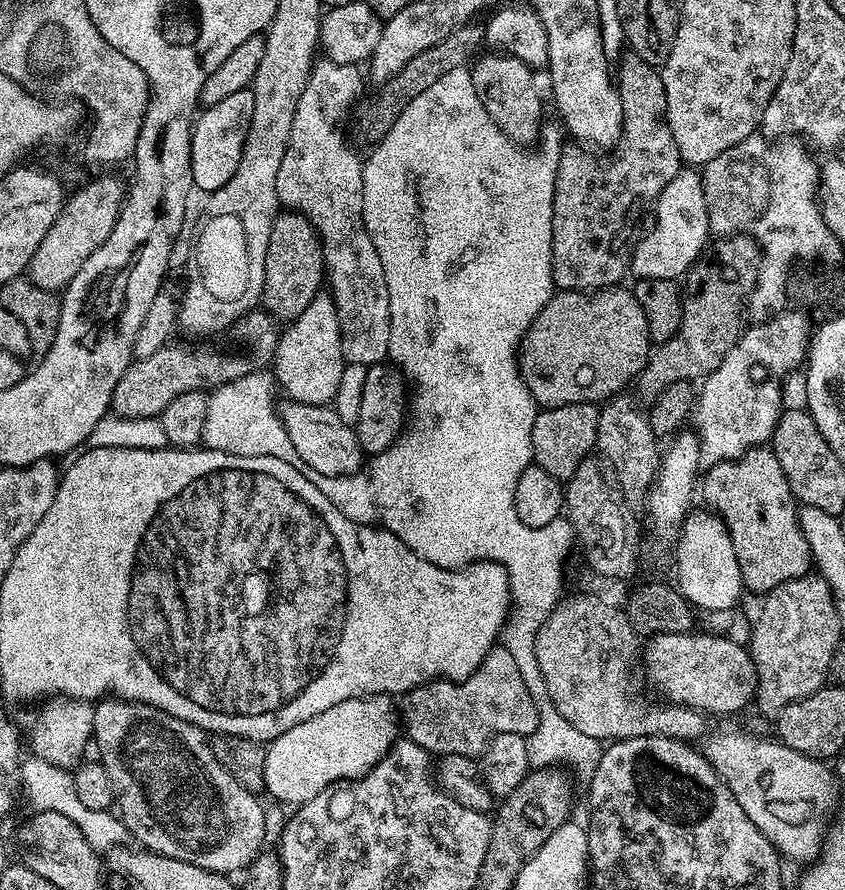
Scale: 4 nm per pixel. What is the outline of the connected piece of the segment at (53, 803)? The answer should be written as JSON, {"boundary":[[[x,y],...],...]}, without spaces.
{"boundary":[[[32,754],[21,763],[18,776],[19,779],[24,779],[24,796],[28,799],[29,809],[32,812],[54,810],[58,814],[66,814],[66,818],[70,818],[70,822],[74,822],[78,830],[82,830],[86,842],[90,842],[90,846],[95,848],[97,853],[104,854],[111,849],[121,847],[129,839],[128,828],[119,815],[111,811],[86,810],[86,806],[78,802],[78,794],[74,790],[74,778],[69,769],[51,765],[50,762]]]}

